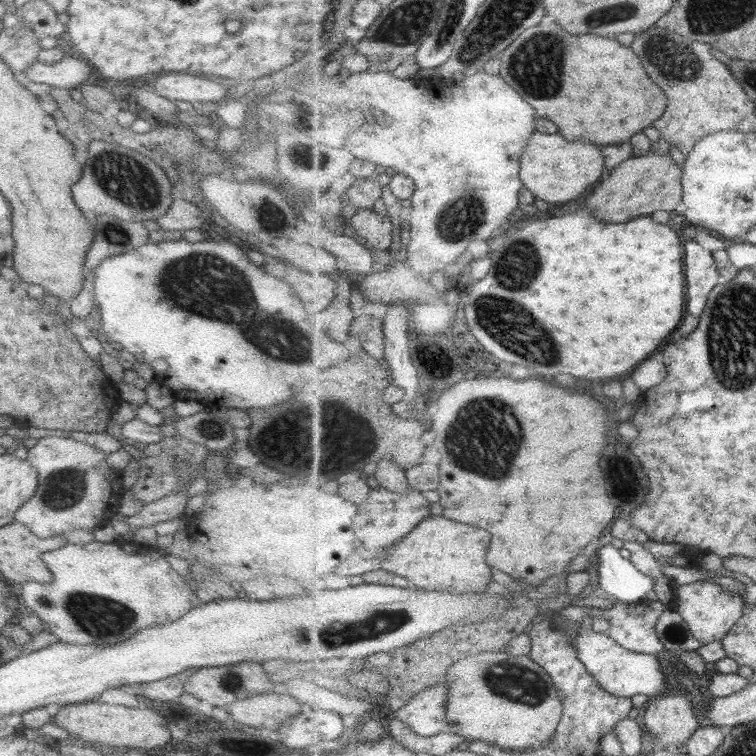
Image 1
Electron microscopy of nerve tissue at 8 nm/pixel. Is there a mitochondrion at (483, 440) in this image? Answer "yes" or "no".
yes

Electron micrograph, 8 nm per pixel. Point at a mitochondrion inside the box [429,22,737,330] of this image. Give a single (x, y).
(536, 65)

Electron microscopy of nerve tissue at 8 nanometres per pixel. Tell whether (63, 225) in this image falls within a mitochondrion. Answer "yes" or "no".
no

